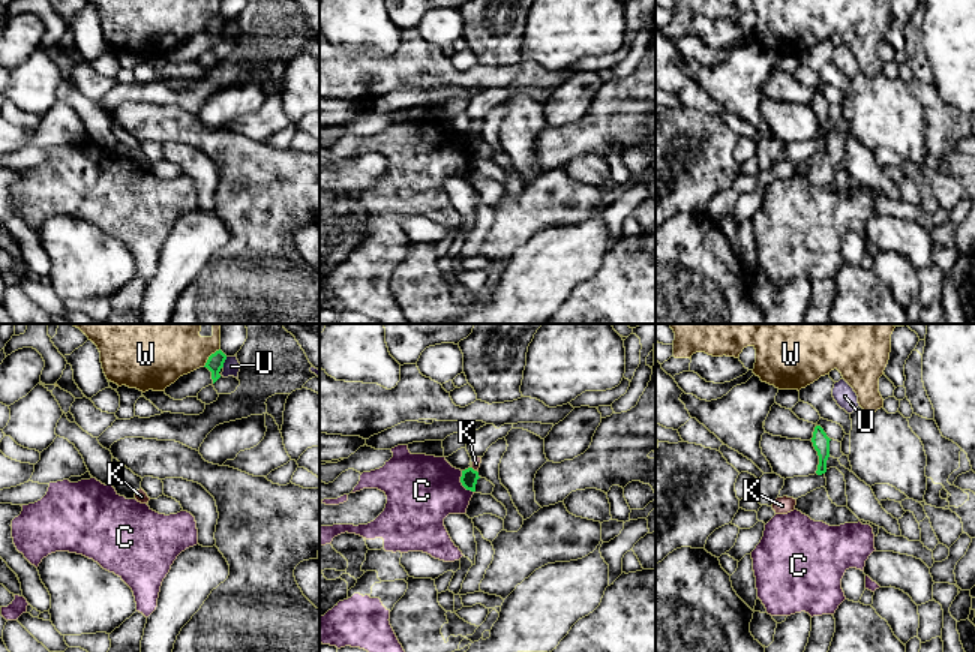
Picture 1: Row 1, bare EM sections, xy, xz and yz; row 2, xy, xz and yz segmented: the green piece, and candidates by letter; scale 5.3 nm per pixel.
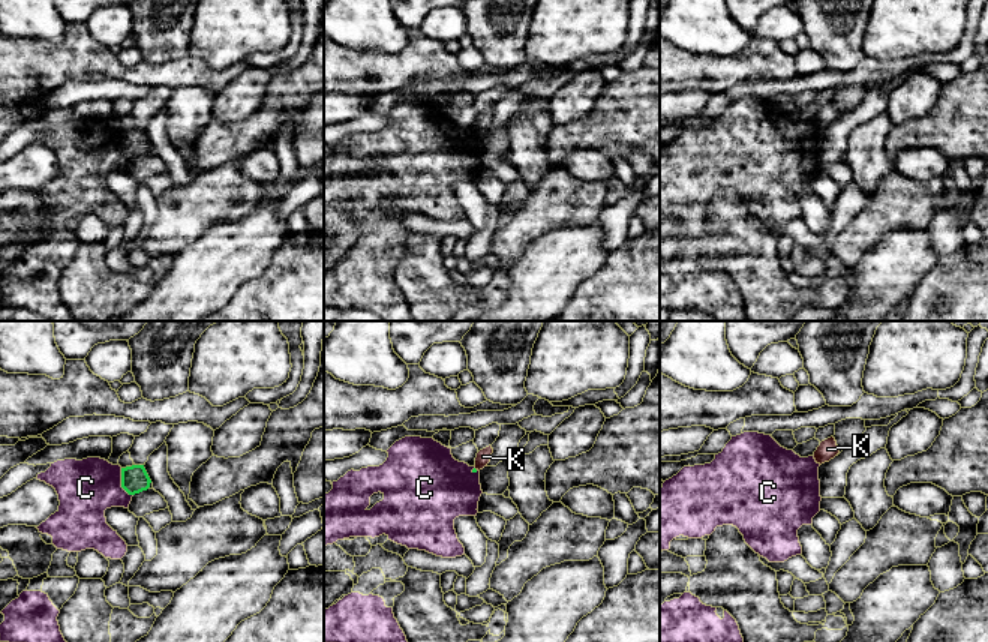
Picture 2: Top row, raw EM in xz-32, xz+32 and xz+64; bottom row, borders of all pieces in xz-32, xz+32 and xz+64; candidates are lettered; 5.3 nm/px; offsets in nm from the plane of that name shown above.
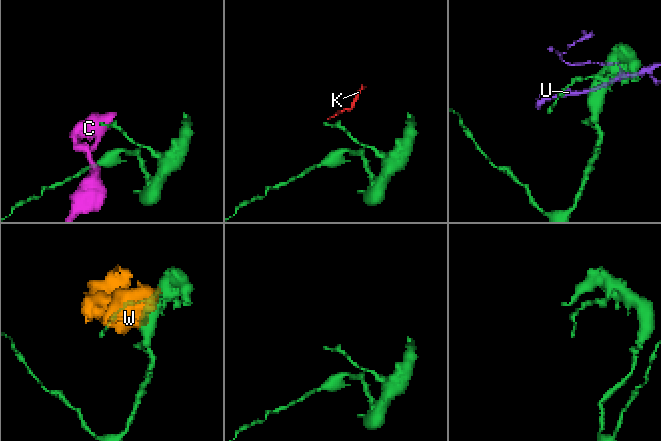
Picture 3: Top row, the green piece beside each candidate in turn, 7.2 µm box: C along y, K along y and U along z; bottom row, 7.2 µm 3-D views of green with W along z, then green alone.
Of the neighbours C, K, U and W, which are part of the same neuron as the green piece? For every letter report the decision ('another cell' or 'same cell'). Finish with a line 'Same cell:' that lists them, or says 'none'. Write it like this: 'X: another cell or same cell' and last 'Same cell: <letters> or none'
C: another cell
K: another cell
U: another cell
W: another cell
Same cell: none

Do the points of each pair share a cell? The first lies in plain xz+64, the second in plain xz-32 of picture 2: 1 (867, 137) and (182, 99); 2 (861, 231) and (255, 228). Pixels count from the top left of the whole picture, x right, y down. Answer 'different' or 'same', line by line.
1: same
2: different

